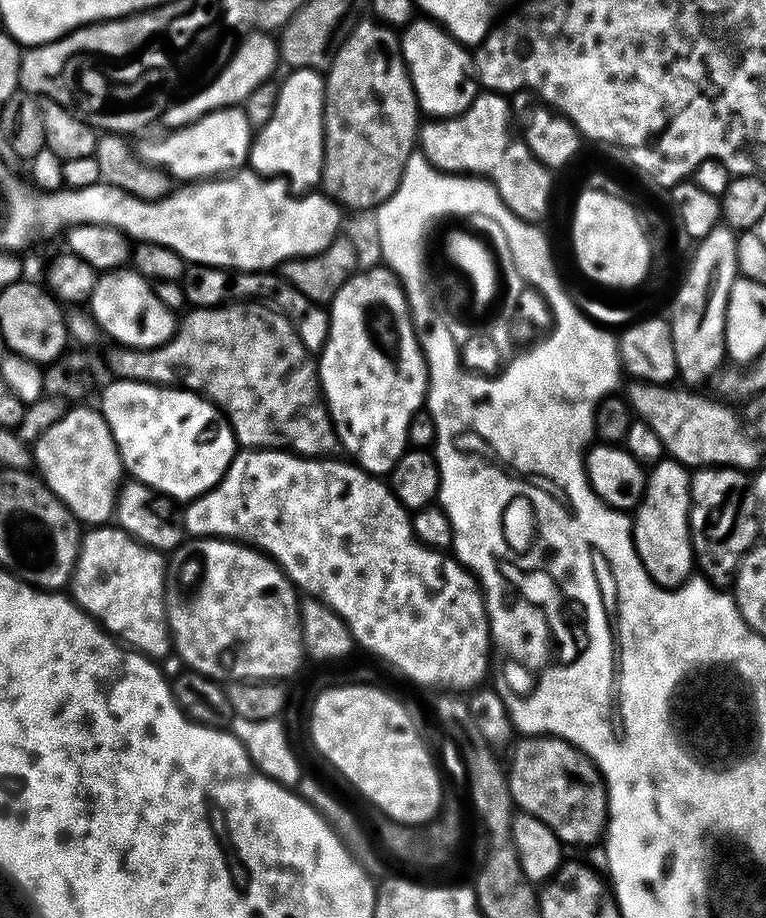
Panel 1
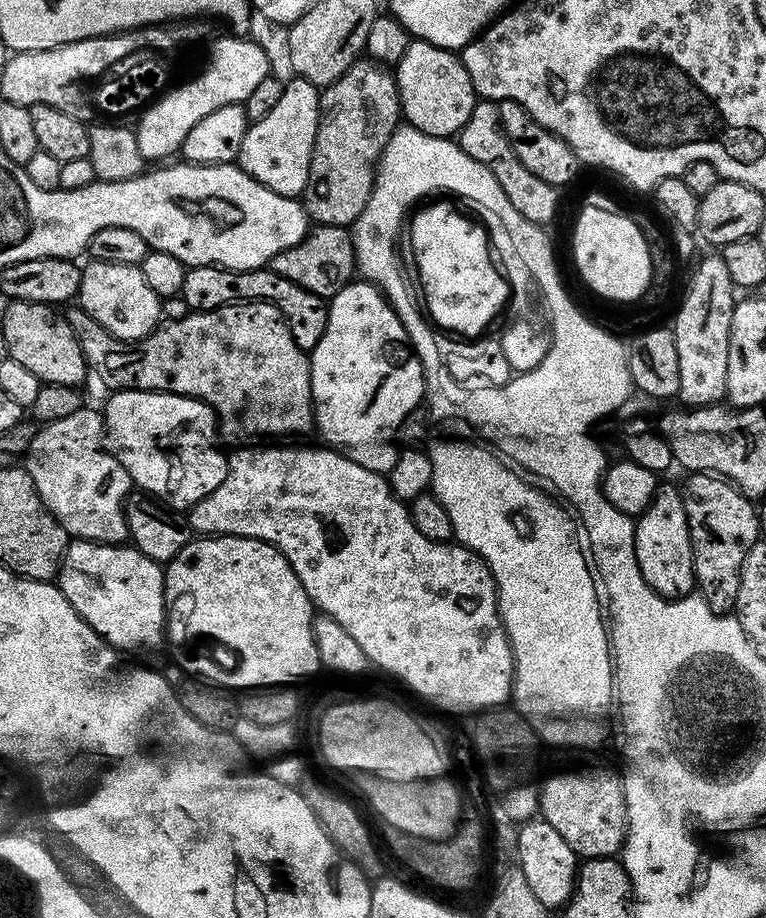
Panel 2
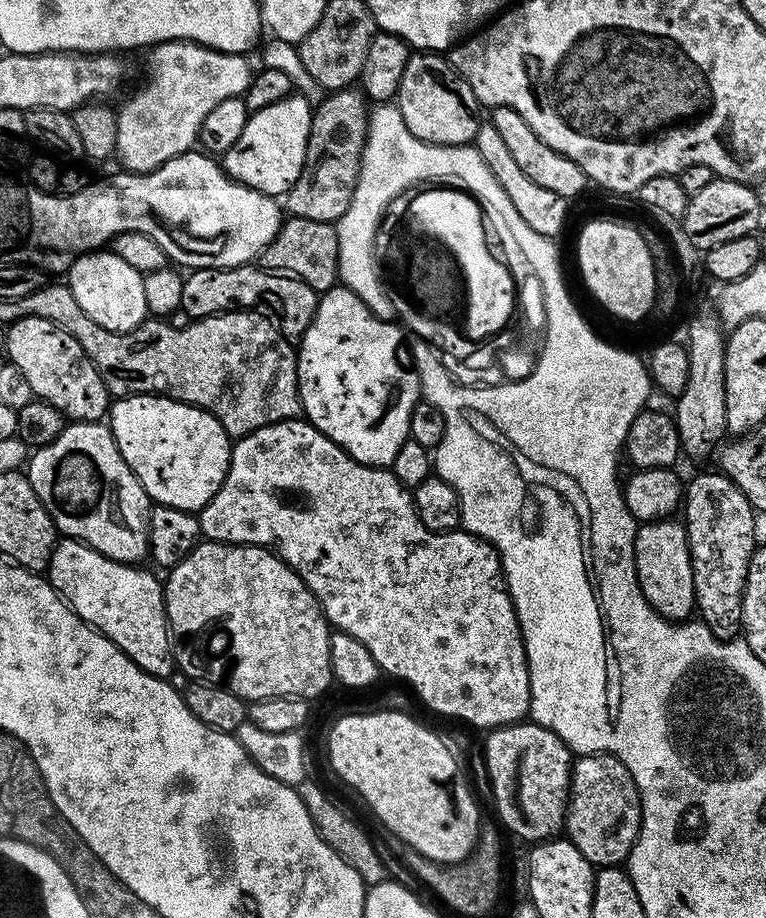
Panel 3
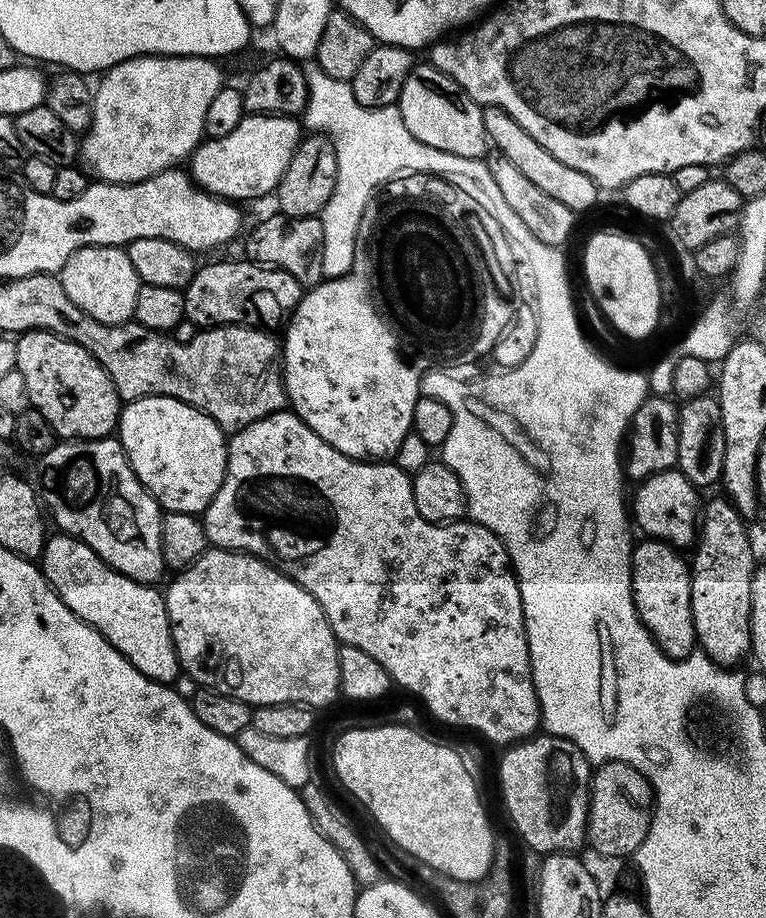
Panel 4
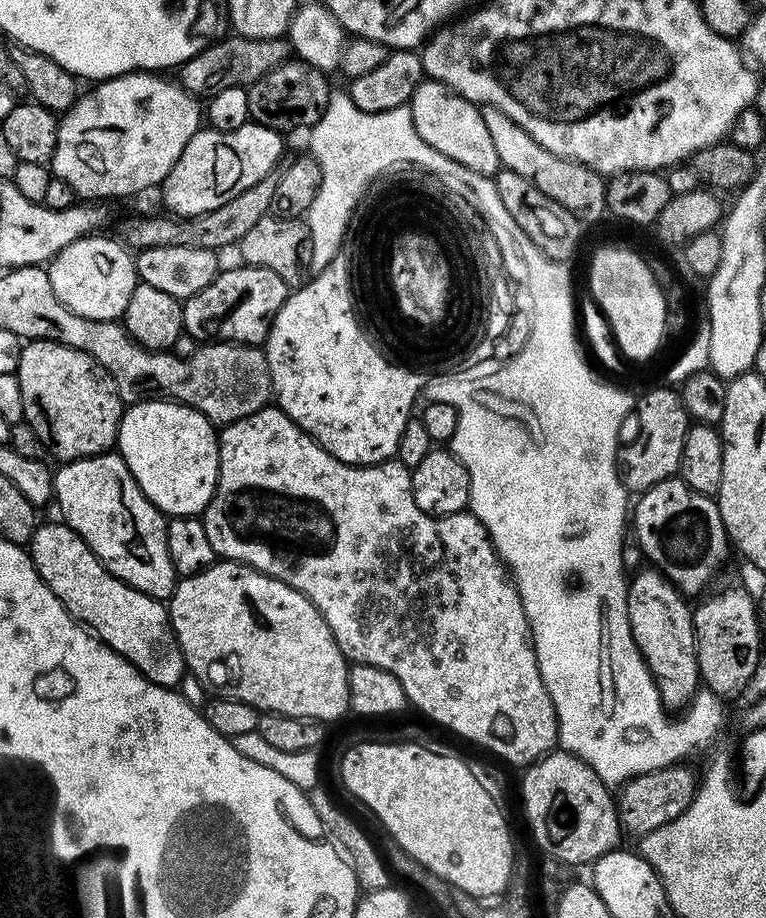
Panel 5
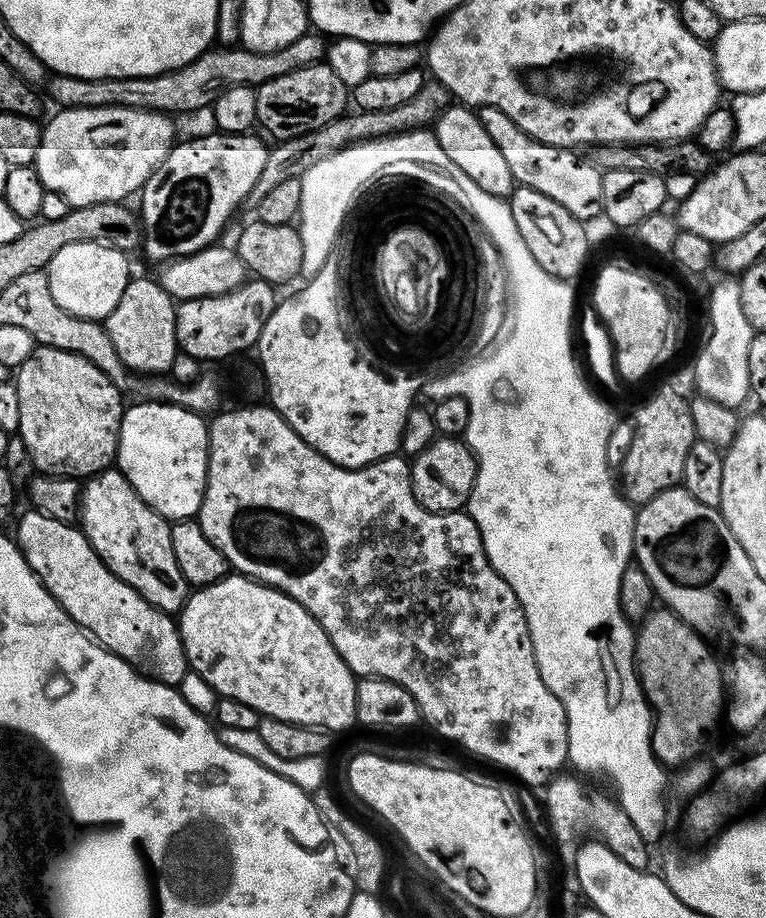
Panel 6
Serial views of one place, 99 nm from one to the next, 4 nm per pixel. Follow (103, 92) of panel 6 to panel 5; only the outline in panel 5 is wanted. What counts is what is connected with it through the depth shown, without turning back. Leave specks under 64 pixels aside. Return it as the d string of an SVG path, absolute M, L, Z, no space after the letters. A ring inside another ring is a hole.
M228 34L219 40L213 40L197 56L191 56L185 64L179 65L178 83L197 98L213 96L218 94L218 90L230 90L230 86L249 89L254 82L258 82L258 78L270 74L270 70L280 64L287 64L289 59L290 45L287 39L263 40Z

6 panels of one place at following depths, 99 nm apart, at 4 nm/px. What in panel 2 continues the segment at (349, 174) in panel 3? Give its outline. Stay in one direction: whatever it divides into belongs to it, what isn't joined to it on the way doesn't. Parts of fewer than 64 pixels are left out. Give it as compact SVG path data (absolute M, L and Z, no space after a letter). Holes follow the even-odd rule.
M361 58L346 70L346 74L342 74L342 78L338 78L338 82L321 91L320 107L322 115L320 125L316 127L312 154L308 157L308 180L302 189L302 203L309 221L317 225L348 228L356 223L362 210L366 210L366 202L376 184L376 166L380 163L380 156L386 150L386 142L390 142L402 123L396 77L385 65Z

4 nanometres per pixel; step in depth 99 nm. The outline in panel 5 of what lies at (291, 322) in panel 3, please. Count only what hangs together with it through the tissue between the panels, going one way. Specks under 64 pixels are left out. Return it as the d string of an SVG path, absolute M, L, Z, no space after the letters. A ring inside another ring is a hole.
M239 267L217 271L210 286L183 301L184 332L192 335L196 342L260 346L267 340L270 326L286 302L290 289L278 274L274 274L274 270Z

